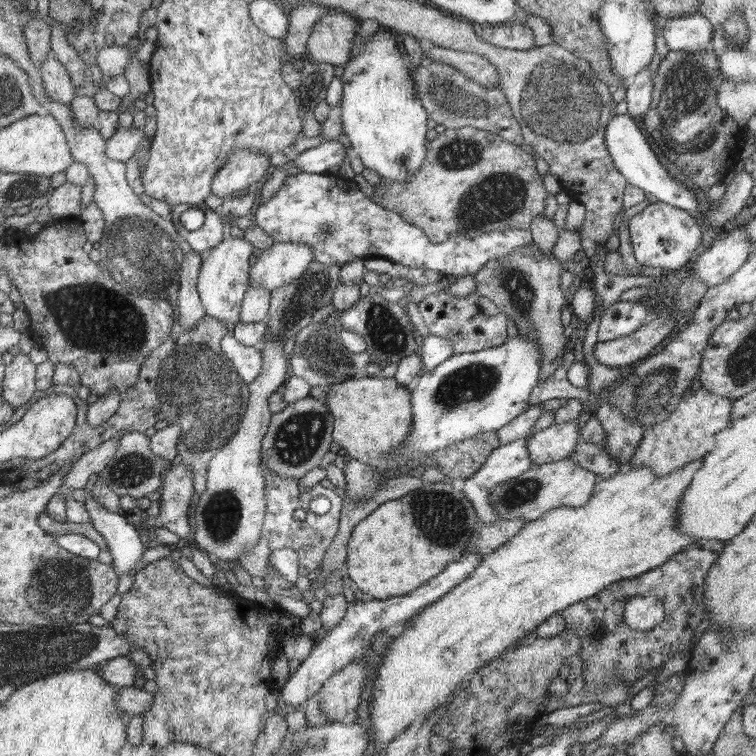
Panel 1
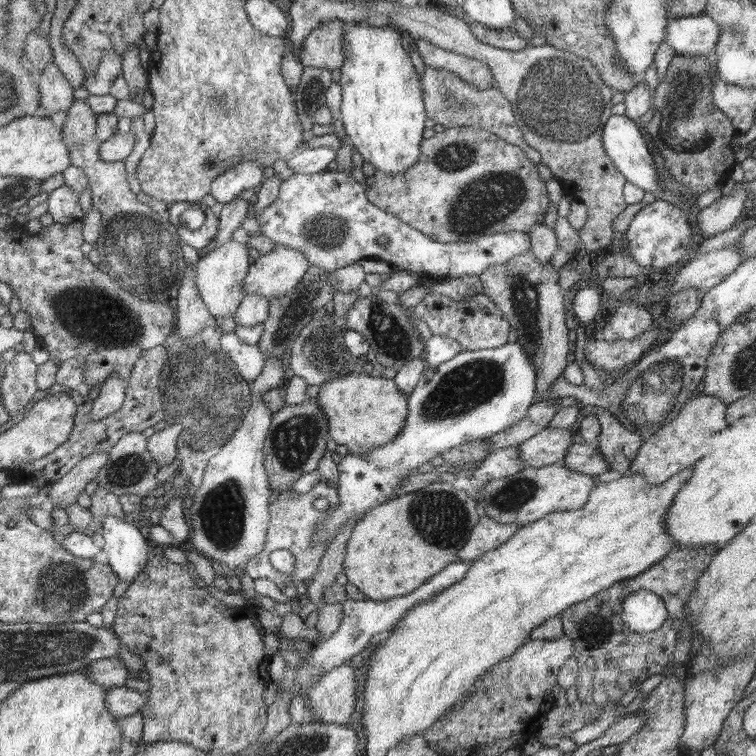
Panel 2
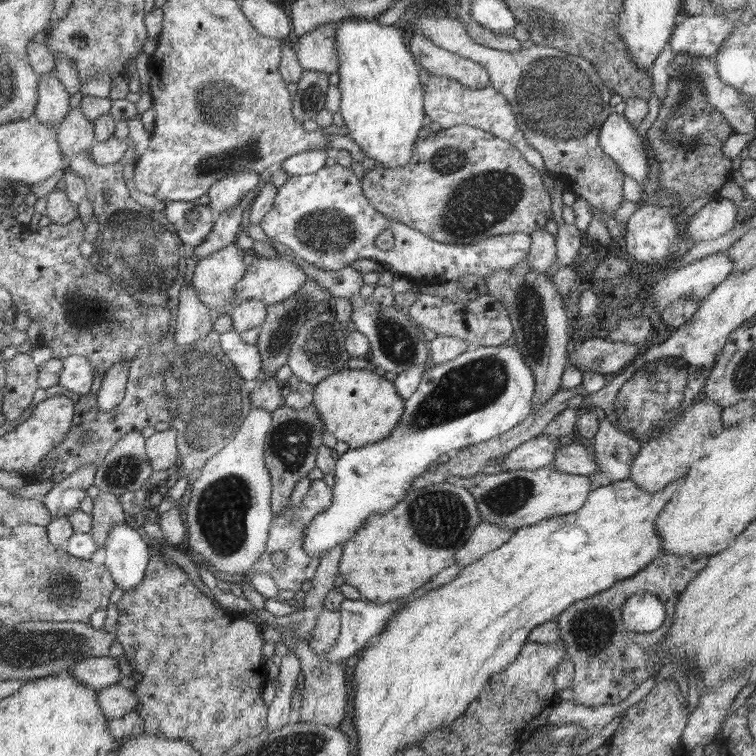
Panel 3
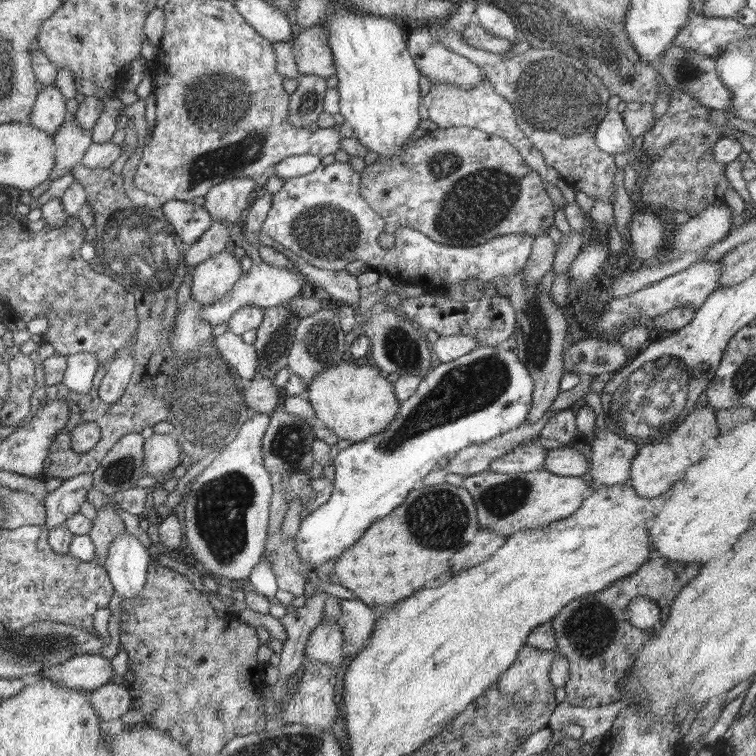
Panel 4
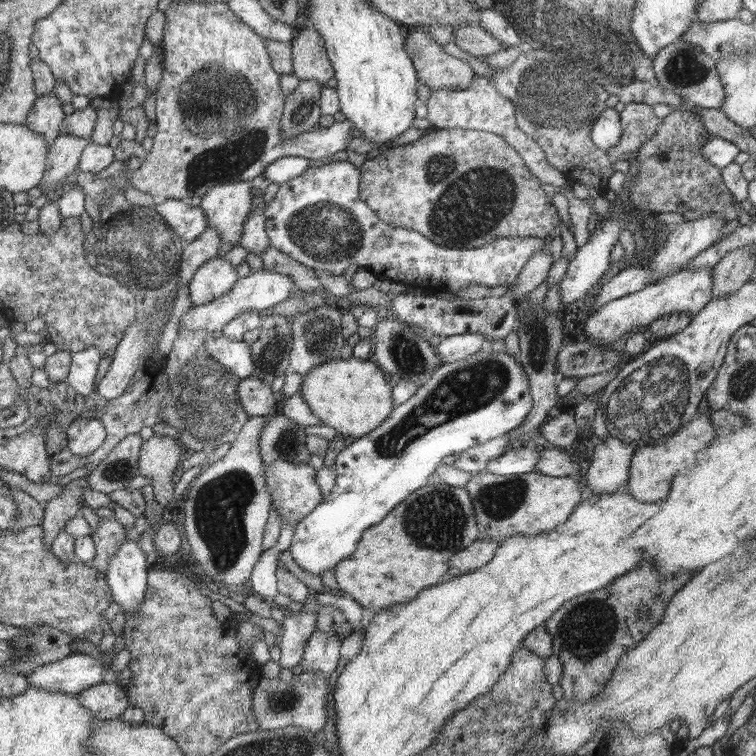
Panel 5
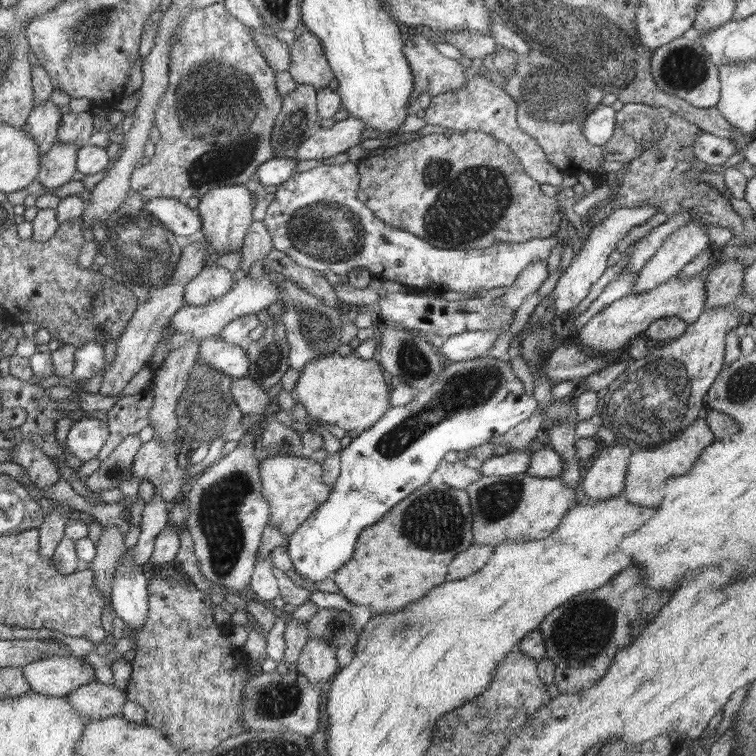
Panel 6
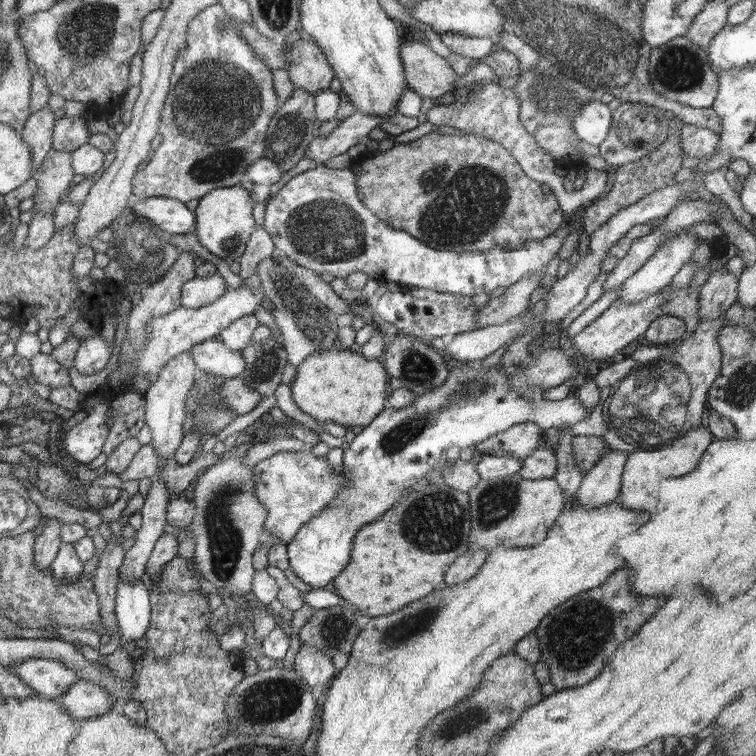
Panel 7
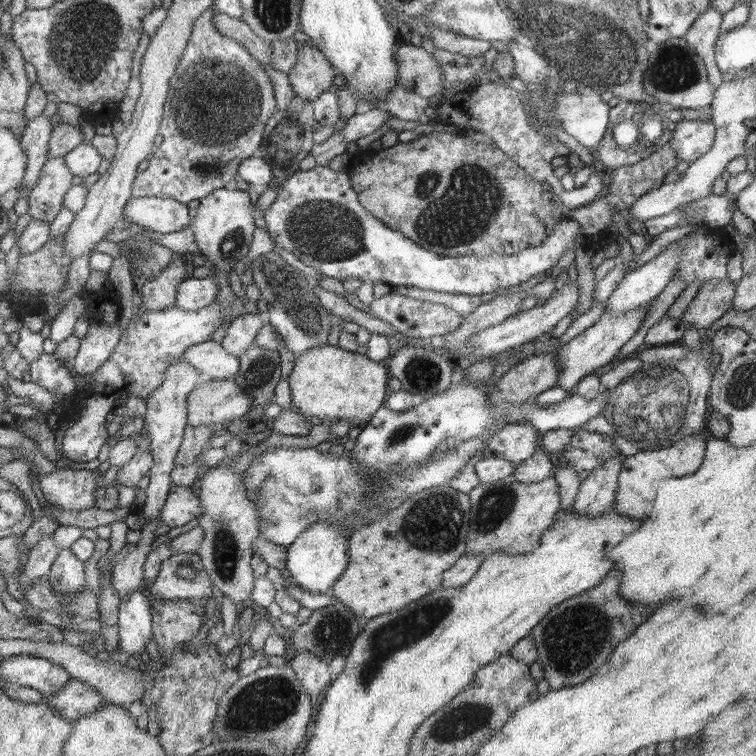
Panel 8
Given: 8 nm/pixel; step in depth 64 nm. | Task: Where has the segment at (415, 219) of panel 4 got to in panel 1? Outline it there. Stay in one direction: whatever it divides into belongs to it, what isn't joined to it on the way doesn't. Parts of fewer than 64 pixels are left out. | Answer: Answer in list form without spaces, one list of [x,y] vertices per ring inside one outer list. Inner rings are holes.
[[[473,126],[448,128],[436,134],[429,144],[429,156],[422,170],[408,180],[394,182],[380,178],[376,184],[373,202],[396,212],[402,219],[425,231],[435,243],[446,242],[453,236],[474,238],[486,232],[521,228],[528,230],[534,219],[540,217],[546,206],[546,190],[540,174],[534,168],[532,155],[524,152],[516,143],[507,142],[500,135],[479,130]]]

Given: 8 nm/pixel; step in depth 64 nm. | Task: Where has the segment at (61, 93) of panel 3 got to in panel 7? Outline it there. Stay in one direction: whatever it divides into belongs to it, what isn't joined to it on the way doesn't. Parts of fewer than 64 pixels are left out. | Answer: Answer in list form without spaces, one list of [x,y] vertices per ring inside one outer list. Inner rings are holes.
[[[49,105],[32,113],[25,122],[22,138],[34,154],[34,170],[37,173],[44,159],[52,152],[52,136],[54,132],[54,112]]]

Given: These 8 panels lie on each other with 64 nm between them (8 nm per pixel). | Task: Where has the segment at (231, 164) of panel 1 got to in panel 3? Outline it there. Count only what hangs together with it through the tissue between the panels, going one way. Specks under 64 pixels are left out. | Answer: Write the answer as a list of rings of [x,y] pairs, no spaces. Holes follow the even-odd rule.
[[[242,171],[222,178],[209,191],[210,204],[207,206],[215,216],[221,216],[226,211],[246,204],[244,196],[251,190],[258,190],[261,185],[260,174],[256,171]]]

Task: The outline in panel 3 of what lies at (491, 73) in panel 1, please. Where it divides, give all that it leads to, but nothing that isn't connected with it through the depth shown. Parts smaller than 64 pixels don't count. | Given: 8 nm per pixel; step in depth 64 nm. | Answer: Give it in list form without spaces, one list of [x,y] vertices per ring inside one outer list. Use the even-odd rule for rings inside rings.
[[[412,33],[410,50],[430,76],[446,76],[472,90],[490,86],[489,73],[481,63],[439,47],[422,33]]]

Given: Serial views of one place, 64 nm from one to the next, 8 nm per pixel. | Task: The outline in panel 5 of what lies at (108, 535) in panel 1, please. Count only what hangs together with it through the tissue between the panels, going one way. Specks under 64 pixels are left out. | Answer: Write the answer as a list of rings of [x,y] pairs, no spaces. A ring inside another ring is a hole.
[[[128,539],[119,544],[119,549],[113,559],[110,560],[105,576],[109,587],[113,591],[114,602],[119,604],[121,612],[125,615],[138,613],[136,609],[144,602],[150,563],[152,563],[152,556],[144,552],[137,541],[128,541]]]

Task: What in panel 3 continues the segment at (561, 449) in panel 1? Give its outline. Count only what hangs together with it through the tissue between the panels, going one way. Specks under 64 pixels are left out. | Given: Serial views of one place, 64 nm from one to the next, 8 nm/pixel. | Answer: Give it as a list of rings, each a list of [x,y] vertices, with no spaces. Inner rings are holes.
[[[540,434],[518,446],[504,457],[503,470],[540,470],[550,466],[555,452],[561,447],[554,444],[554,439],[557,438]]]

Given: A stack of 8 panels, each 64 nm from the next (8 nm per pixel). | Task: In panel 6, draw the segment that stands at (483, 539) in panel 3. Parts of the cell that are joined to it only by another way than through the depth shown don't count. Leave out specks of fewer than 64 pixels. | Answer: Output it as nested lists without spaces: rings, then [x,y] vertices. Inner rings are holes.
[[[472,544],[465,552],[457,554],[450,566],[446,581],[462,580],[476,574],[492,556],[494,546],[489,544]]]

